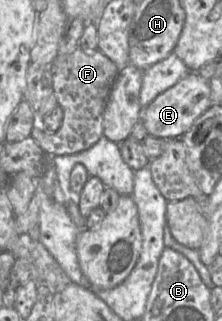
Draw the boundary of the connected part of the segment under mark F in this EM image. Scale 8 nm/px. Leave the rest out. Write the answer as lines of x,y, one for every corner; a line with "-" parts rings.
78,47
68,55
57,55
51,64
53,92
63,109
63,120
56,132
46,132
38,123
32,137
48,157
76,154
89,149
103,136
103,116
107,100
119,73
117,65
98,48
83,50

